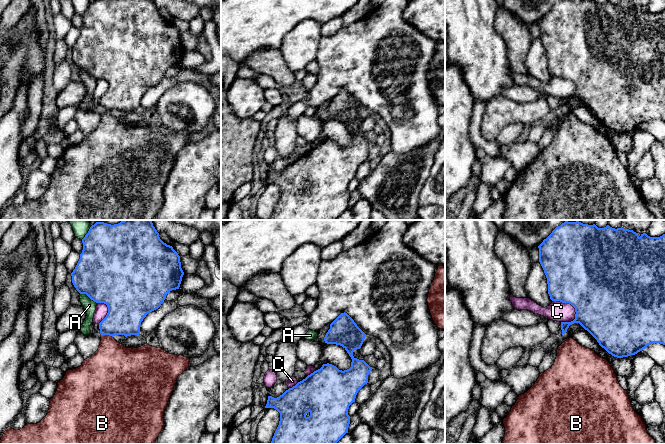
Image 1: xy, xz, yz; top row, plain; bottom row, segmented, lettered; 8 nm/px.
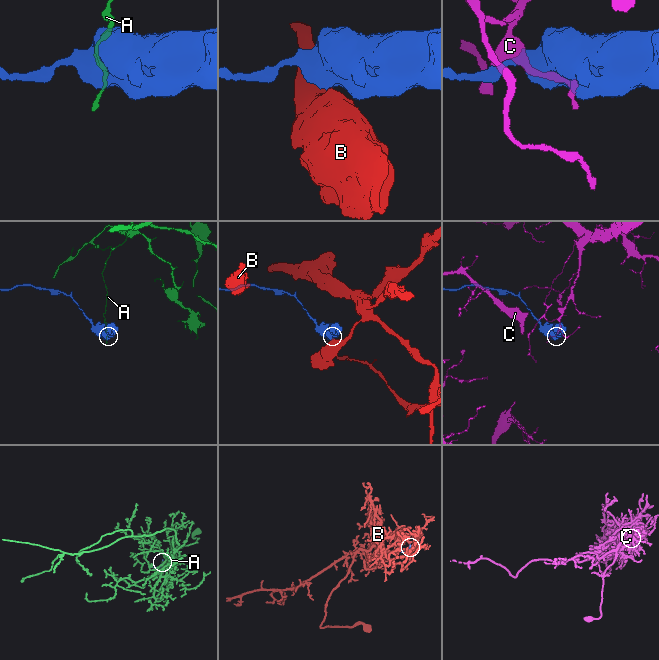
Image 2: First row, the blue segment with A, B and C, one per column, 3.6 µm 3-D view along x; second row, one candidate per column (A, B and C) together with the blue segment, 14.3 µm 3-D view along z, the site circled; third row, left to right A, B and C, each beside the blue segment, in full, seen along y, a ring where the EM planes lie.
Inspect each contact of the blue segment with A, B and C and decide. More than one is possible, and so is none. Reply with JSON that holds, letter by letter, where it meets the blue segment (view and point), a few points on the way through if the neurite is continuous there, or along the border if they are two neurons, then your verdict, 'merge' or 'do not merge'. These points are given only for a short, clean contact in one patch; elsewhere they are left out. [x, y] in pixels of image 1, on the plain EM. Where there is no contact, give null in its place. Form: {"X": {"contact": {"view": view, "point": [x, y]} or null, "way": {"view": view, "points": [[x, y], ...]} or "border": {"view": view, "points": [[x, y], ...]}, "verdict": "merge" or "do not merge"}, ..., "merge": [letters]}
{"A": {"contact": {"view": "xy", "point": [88, 72]}, "verdict": "do not merge"}, "B": {"contact": {"view": "xy", "point": [107, 110]}, "border": {"view": "xy", "points": [[101, 110], [107, 110], [112, 113]]}, "verdict": "do not merge"}, "C": {"contact": {"view": "yz", "point": [568, 78]}, "verdict": "do not merge"}, "merge": []}

